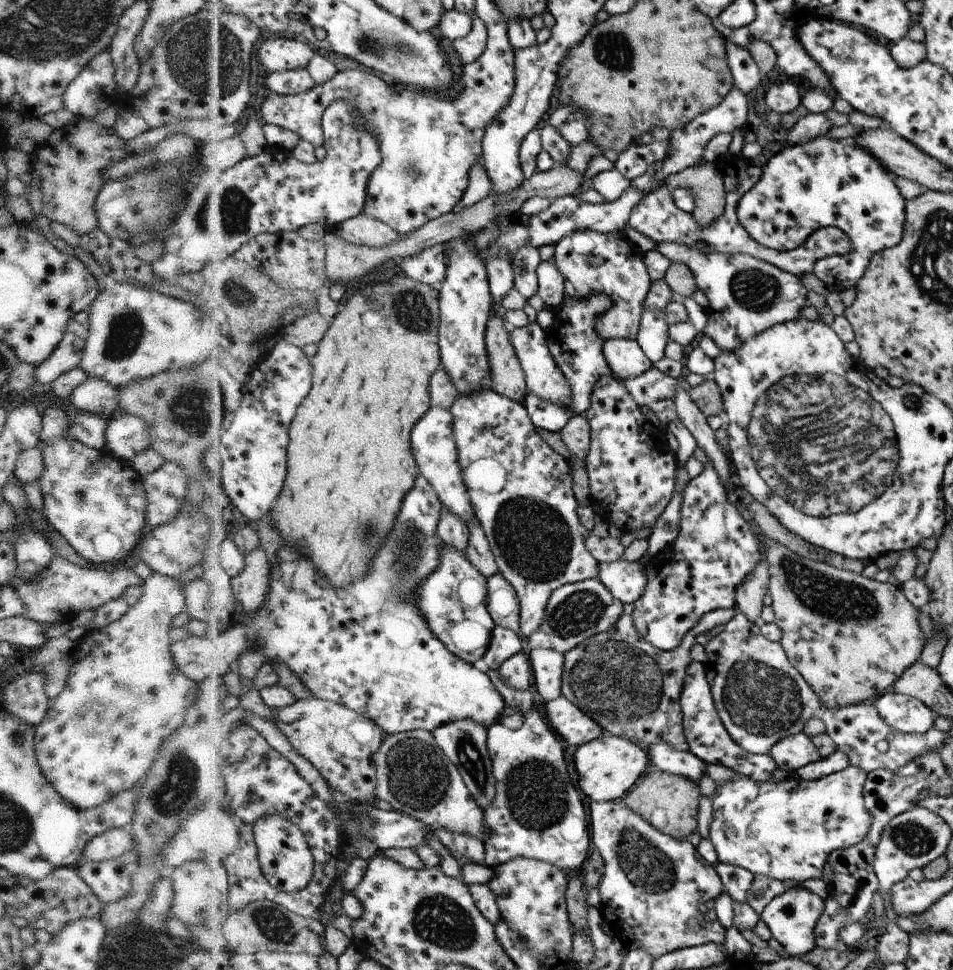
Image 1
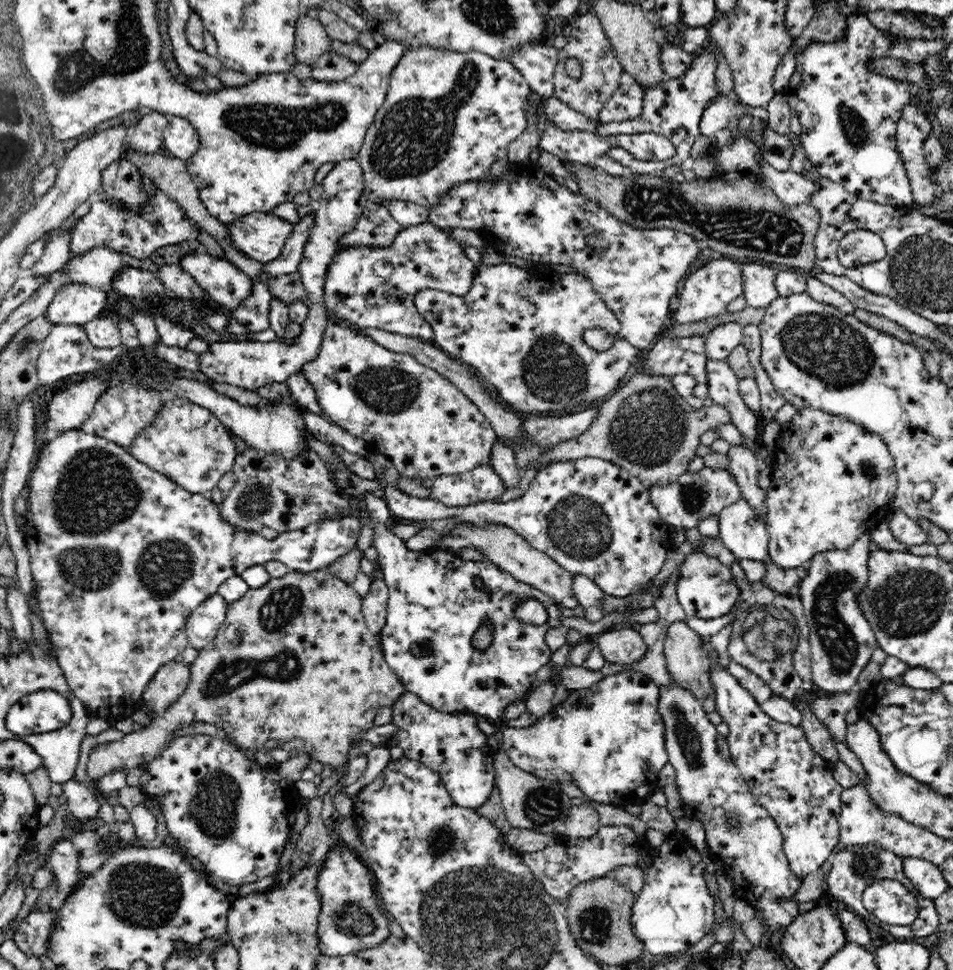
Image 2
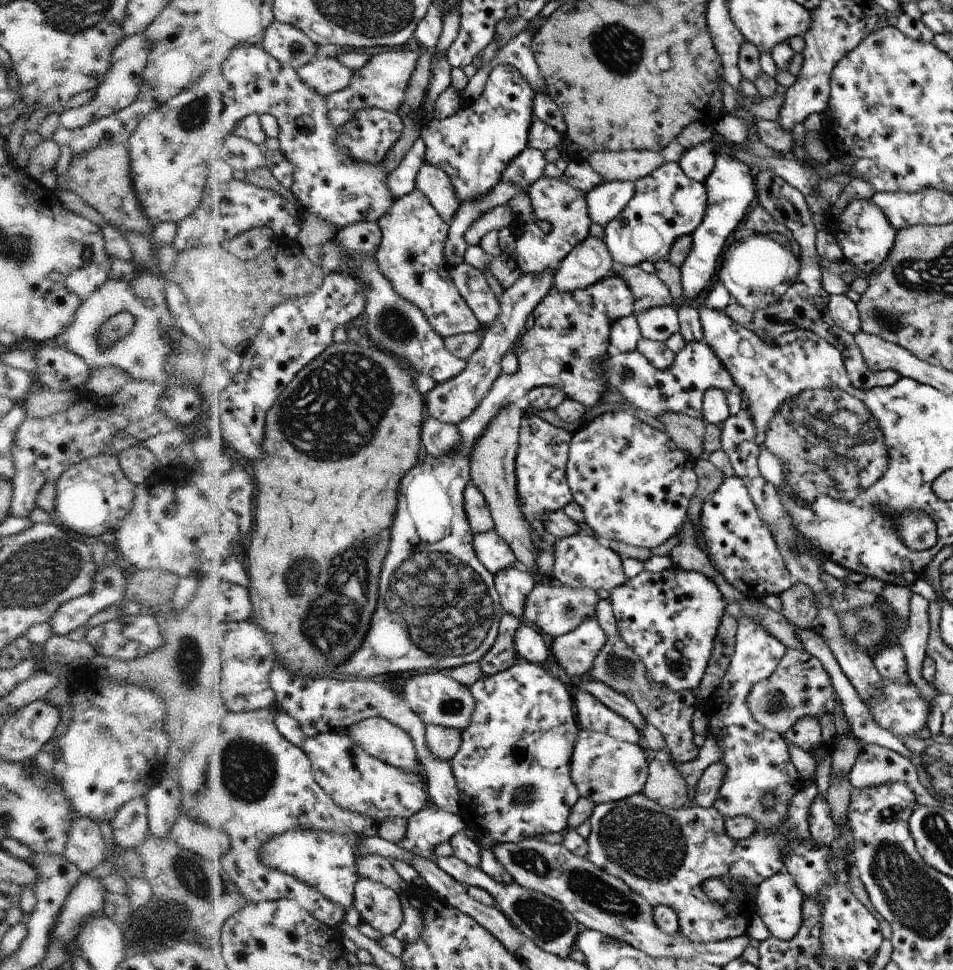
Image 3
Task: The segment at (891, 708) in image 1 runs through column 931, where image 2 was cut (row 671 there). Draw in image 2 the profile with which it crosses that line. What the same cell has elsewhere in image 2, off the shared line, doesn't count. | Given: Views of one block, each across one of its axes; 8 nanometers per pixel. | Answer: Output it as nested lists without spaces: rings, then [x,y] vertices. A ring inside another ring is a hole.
[[[708,640],[704,646],[708,650],[708,656],[714,660],[712,670],[710,670],[711,688],[714,688],[716,712],[722,716],[724,724],[728,724],[729,734],[726,736],[726,740],[732,760],[739,768],[742,778],[747,782],[754,798],[776,821],[782,834],[783,851],[788,859],[790,869],[798,877],[805,878],[810,872],[820,869],[820,866],[826,862],[830,854],[834,853],[834,848],[838,845],[842,812],[841,794],[845,788],[838,784],[837,779],[833,777],[833,764],[814,750],[813,745],[806,738],[805,730],[801,726],[797,727],[770,718],[761,710],[761,706],[758,705],[747,688],[743,687],[728,669],[722,668],[716,662],[716,654]]]

